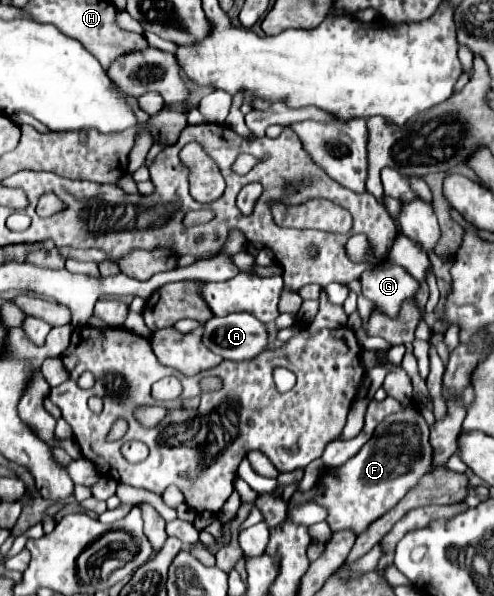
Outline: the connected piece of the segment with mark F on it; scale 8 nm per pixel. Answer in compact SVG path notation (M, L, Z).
M377 350L379 366L389 370L383 382L385 392L401 402L401 412L389 414L373 432L369 442L343 466L323 468L317 480L317 492L313 502L327 508L327 524L331 532L353 530L361 534L373 520L389 512L417 482L435 470L429 446L429 426L425 418L413 410L415 402L411 396L411 380L401 366L387 360L387 352Z

